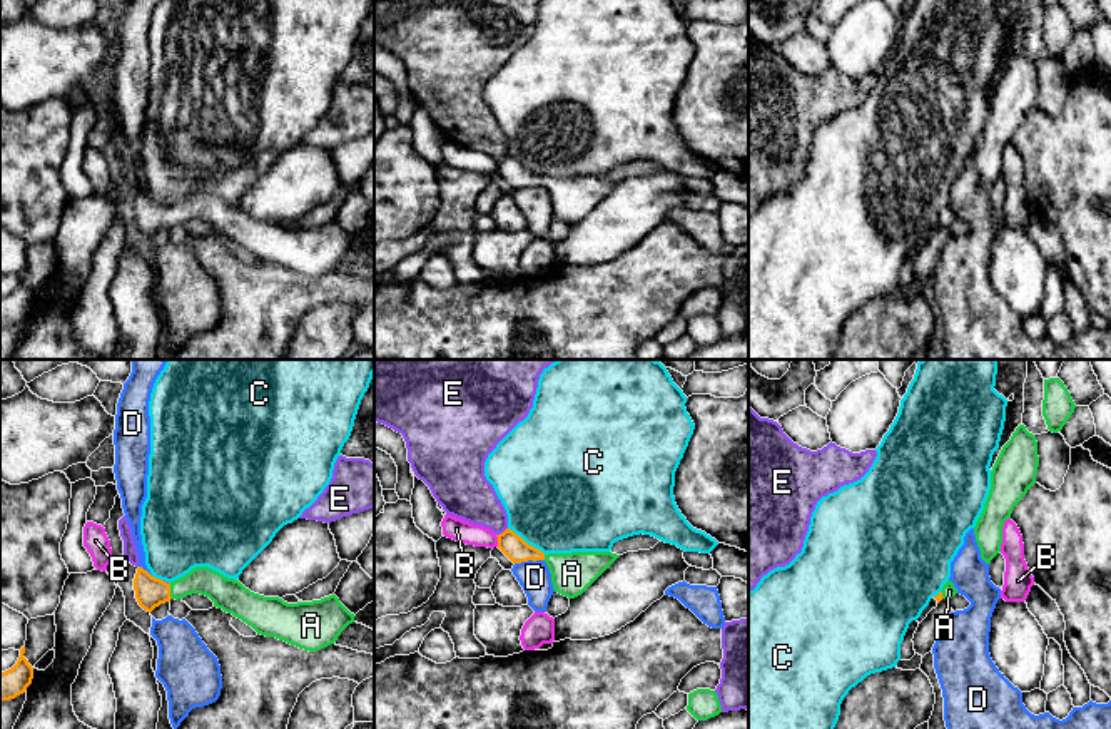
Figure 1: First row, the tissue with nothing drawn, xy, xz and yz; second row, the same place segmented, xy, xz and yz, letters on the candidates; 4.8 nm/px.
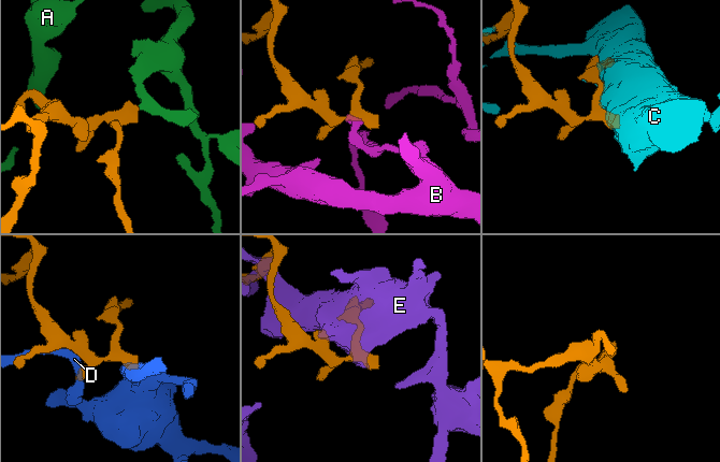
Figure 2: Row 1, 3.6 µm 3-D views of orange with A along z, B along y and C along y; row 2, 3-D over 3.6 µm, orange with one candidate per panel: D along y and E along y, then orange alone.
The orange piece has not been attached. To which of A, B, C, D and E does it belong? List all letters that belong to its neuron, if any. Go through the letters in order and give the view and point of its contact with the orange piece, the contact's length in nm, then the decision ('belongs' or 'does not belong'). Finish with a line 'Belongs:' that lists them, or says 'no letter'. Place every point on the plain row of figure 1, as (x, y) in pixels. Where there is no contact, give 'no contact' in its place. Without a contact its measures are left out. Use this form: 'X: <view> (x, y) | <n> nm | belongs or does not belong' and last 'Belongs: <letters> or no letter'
A: xy (169, 216) | 70 nm | belongs
B: xz (498, 166) | 60 nm | does not belong
C: xz (525, 168) | 220 nm | does not belong
D: xz (528, 184) | 150 nm | does not belong
E: xz (503, 158) | 70 nm | does not belong
Belongs: A

